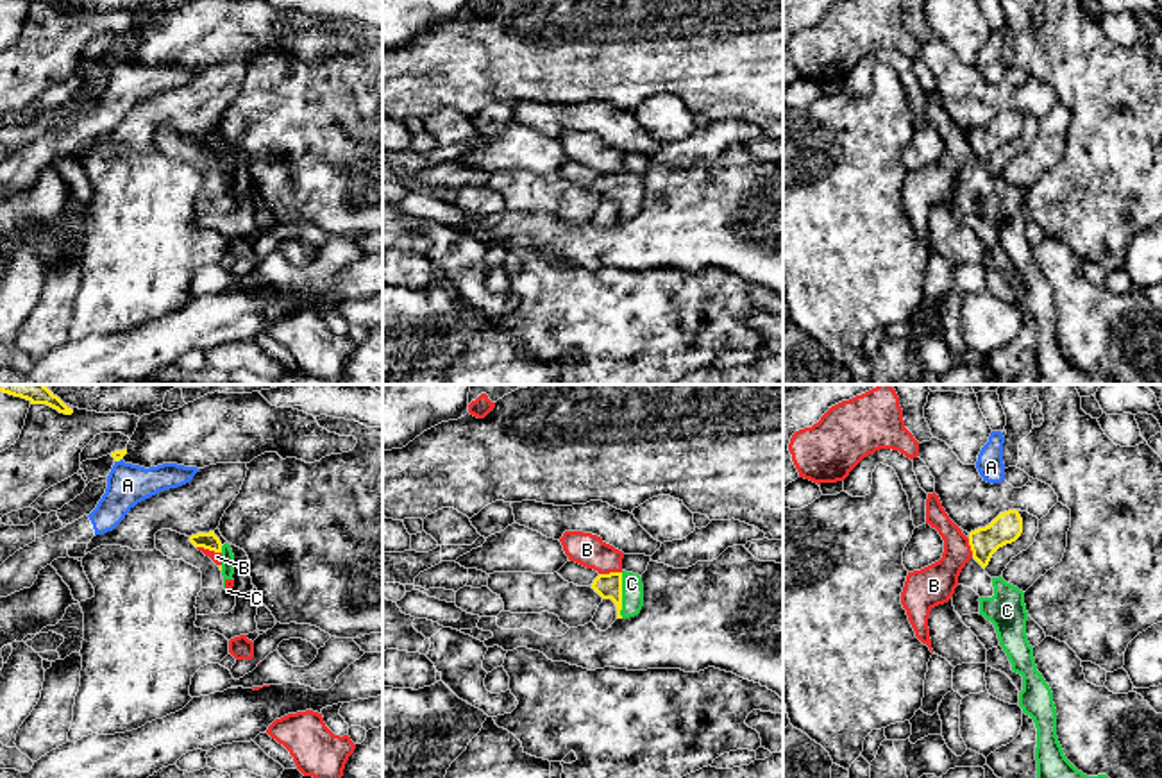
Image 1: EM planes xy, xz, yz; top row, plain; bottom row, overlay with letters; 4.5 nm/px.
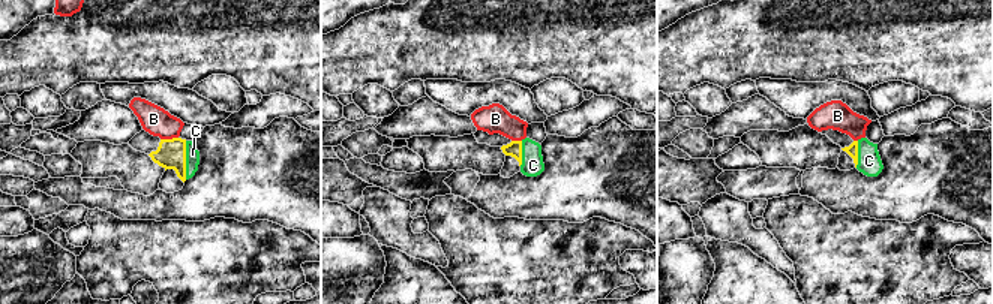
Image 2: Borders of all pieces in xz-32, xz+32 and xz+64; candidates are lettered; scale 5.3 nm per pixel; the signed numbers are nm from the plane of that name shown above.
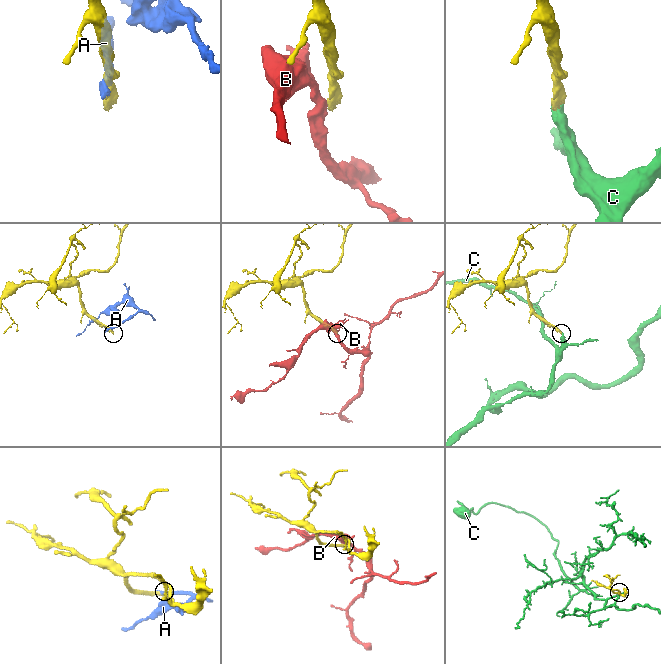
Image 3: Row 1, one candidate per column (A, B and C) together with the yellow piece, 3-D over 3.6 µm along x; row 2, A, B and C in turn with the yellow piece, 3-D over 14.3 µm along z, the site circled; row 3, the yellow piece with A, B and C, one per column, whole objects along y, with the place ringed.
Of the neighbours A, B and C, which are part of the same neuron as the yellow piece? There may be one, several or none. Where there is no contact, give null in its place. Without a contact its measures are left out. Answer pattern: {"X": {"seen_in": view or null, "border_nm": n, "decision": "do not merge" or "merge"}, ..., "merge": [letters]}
{"A": {"seen_in": "xy", "border_nm": 40, "decision": "do not merge"}, "B": {"seen_in": "xy", "border_nm": 120, "decision": "do not merge"}, "C": {"seen_in": "xz", "border_nm": 200, "decision": "merge"}, "merge": ["C"]}

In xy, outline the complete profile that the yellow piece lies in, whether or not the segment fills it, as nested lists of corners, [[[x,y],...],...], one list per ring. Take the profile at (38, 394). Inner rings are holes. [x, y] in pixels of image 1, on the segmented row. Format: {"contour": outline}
{"contour": [[[0,385],[0,392],[27,399],[30,404],[46,404],[64,415],[73,413],[73,410],[68,408],[45,385]]]}

